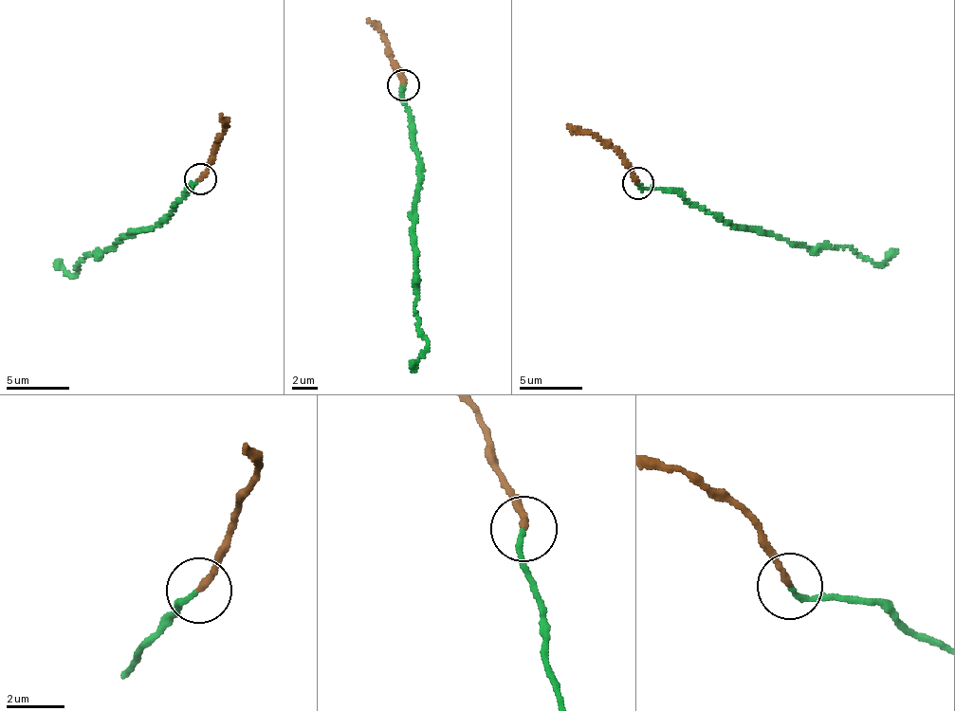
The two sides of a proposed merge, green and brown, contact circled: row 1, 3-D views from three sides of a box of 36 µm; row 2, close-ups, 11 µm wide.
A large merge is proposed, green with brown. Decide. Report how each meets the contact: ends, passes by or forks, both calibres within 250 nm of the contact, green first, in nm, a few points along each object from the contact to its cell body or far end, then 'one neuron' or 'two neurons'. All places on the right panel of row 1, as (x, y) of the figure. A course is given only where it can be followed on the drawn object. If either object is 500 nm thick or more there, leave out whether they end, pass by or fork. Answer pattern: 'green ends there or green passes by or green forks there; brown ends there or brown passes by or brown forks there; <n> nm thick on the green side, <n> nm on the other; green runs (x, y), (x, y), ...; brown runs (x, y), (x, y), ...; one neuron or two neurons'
green ends there; brown ends there; 180 nm thick on the green side, 240 nm on the other; green runs (638, 184), (680, 192), (731, 225), (806, 246), (846, 246), (874, 263), (883, 264), (895, 249); brown runs (638, 184), (612, 147), (568, 125); one neuron

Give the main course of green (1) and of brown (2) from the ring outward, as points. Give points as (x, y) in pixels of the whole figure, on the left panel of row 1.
1: (200, 180), (151, 227), (103, 252), (83, 254), (74, 265), (77, 273), (55, 260)
2: (200, 180), (226, 130), (221, 114)

